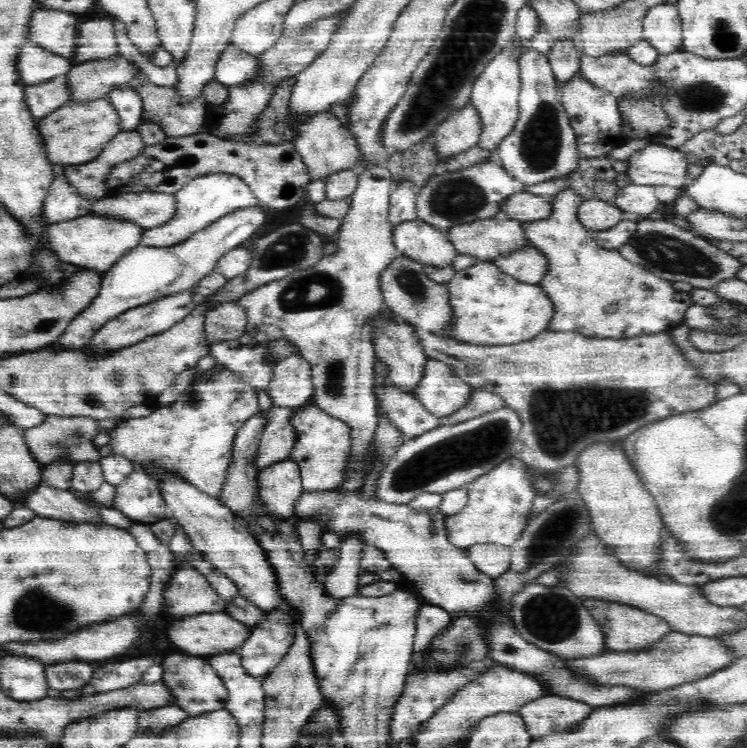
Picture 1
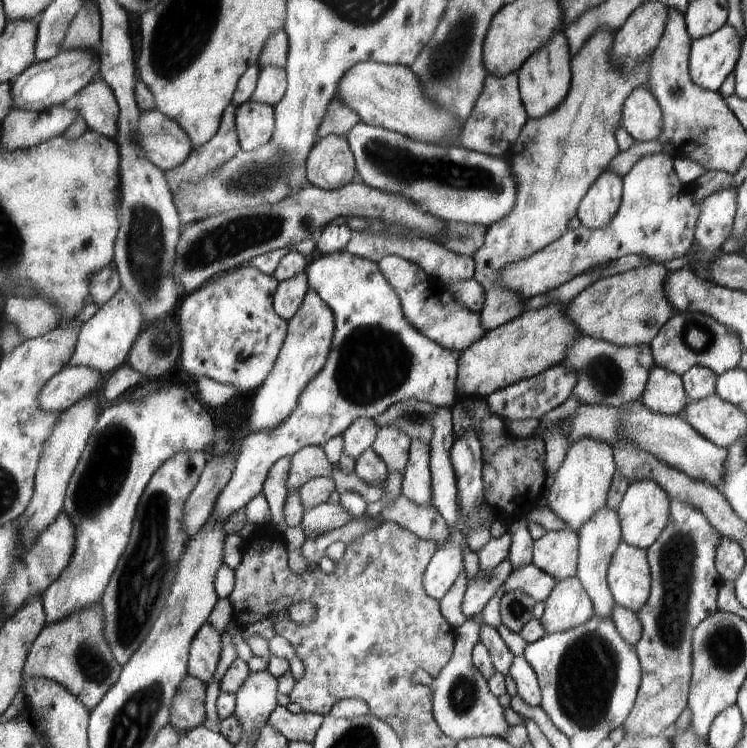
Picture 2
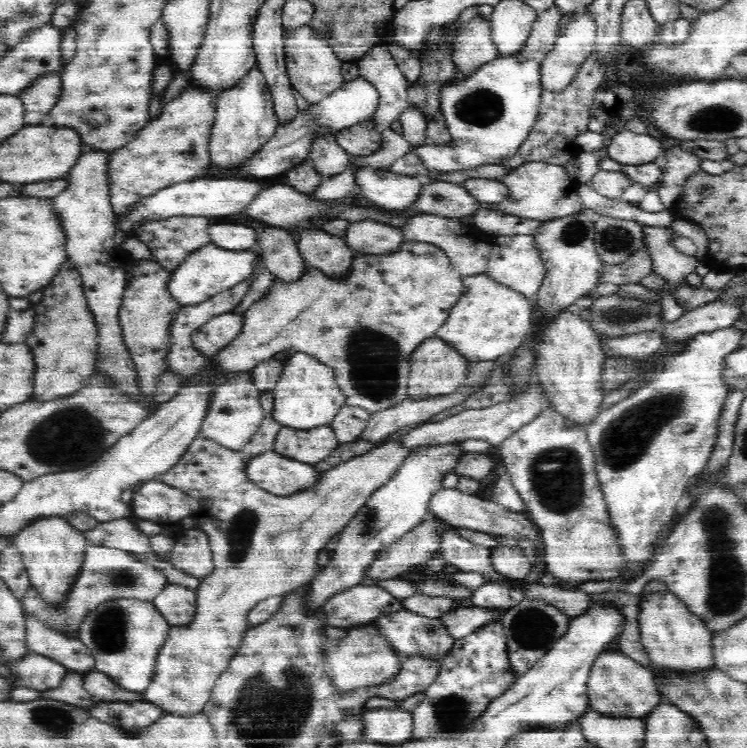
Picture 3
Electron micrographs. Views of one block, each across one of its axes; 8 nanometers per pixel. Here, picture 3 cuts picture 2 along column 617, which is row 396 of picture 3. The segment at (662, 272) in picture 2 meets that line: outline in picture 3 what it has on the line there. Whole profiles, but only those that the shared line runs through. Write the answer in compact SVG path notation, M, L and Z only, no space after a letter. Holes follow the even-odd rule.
M296 352L284 361L280 381L273 388L274 410L270 417L280 426L297 429L311 429L318 425L330 425L338 411L346 406L346 396L336 383L332 369L317 358L305 352Z

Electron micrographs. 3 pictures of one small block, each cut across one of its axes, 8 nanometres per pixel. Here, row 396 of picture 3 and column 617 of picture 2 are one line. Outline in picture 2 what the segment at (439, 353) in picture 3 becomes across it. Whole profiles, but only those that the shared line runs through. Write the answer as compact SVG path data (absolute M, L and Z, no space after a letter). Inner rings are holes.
M641 400L634 401L630 406L609 407L606 405L581 406L571 417L571 444L582 437L602 439L610 443L620 437L628 437L645 451L658 457L658 460L681 470L694 480L723 489L726 478L728 450L710 442L705 435L694 430L683 416L661 415L651 411Z

